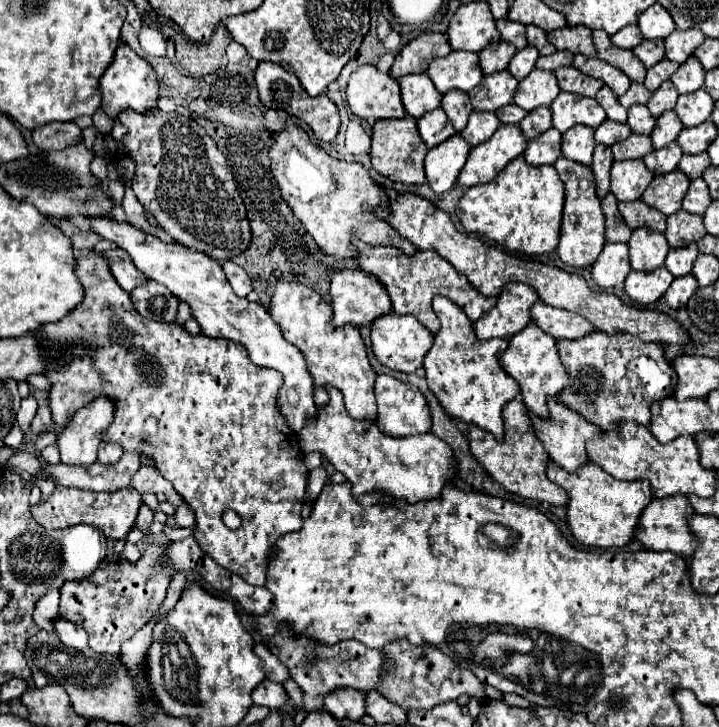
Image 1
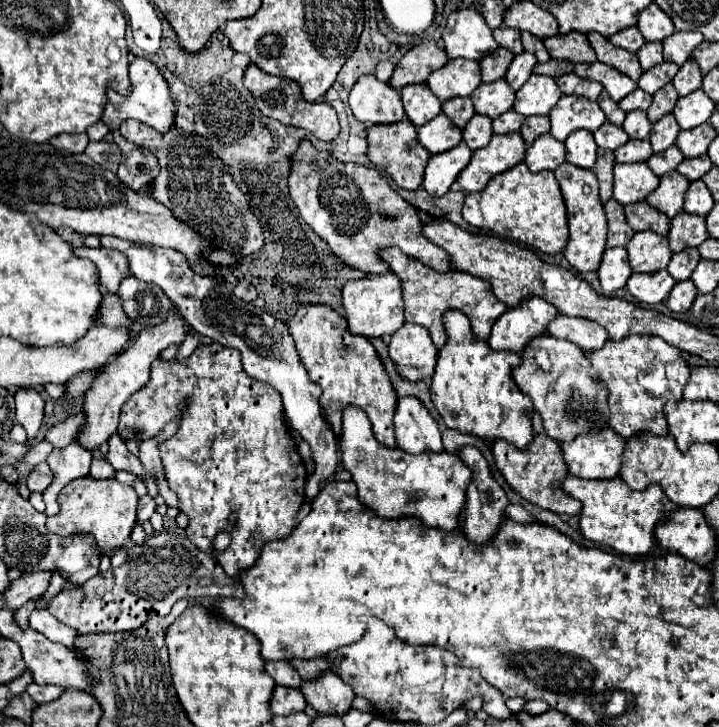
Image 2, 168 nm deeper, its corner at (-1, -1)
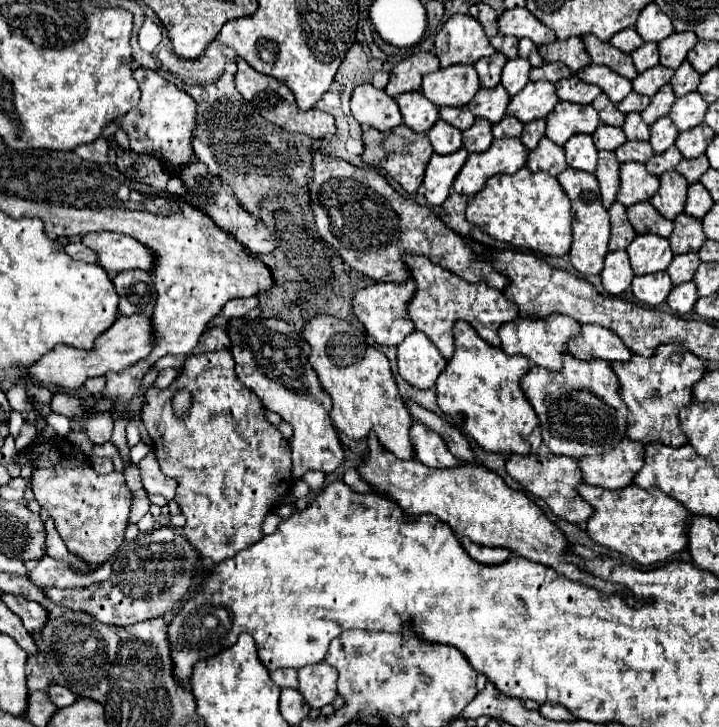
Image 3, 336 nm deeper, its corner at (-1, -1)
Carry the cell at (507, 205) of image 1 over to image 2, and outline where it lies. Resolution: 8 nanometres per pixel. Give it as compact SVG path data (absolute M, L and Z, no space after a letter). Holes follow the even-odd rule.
M524 163L492 177L484 191L468 193L462 215L472 227L488 229L502 239L524 243L548 255L560 253L568 241L566 207L554 173L532 173Z

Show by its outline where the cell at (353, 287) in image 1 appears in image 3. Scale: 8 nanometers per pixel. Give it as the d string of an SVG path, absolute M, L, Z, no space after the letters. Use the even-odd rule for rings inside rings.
M408 279L404 283L374 283L360 289L354 295L354 301L352 301L354 315L378 345L400 345L404 337L414 331L414 323L406 313L406 303L412 299L414 291L416 291L416 283Z

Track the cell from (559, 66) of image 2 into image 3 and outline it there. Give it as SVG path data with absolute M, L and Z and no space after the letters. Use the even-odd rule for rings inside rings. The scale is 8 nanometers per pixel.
M546 63L542 67L534 67L530 71L530 81L540 81L540 79L546 79L550 83L556 83L560 79L568 79L572 75L572 71L566 67L566 65L560 65L560 63Z

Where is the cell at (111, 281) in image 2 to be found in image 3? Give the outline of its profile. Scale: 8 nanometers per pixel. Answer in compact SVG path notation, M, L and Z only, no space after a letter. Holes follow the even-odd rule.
M68 243L66 247L64 247L64 251L72 257L72 259L76 259L76 261L86 261L86 263L98 263L96 261L96 253L92 253L92 249L88 249L84 243Z

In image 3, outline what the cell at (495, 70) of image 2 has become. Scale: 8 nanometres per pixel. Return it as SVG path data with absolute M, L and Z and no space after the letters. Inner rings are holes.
M494 53L492 57L480 59L480 61L474 65L476 71L478 71L478 77L480 77L480 85L482 85L482 87L494 87L494 85L498 85L506 61L508 61L508 59L506 59L502 53Z

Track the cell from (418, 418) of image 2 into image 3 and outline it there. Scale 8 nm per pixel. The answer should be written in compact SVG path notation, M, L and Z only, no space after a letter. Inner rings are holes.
M412 417L412 425L410 425L410 439L412 439L416 459L426 463L428 467L460 465L460 461L448 451L444 439L414 417Z

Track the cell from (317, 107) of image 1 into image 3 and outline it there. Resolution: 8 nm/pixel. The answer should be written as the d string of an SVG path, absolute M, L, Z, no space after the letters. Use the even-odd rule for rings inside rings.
M236 59L238 65L238 73L236 73L236 89L242 93L242 97L246 101L250 101L254 107L260 109L260 115L266 121L272 121L276 125L280 125L284 131L292 131L292 133L304 133L312 139L324 139L324 137L332 137L336 133L336 121L330 113L324 113L320 109L310 109L310 111L300 111L296 101L294 101L294 93L280 81L276 81L274 77L256 73L256 69L252 69L244 59Z

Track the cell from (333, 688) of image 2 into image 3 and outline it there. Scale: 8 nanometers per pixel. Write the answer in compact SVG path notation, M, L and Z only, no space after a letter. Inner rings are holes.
M326 661L300 669L298 679L302 683L302 689L298 687L298 691L302 691L306 703L312 709L322 709L324 705L330 705L338 697L336 687L338 673Z

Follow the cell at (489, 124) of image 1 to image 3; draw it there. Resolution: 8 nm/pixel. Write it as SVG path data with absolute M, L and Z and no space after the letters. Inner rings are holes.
M476 119L474 125L466 131L462 131L462 141L464 141L464 149L468 153L478 153L478 151L486 151L492 143L492 125L484 119Z

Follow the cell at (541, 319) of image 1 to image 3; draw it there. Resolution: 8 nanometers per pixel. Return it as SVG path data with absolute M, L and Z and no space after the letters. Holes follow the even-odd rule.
M580 325L580 337L568 341L568 351L580 359L600 357L606 361L628 361L632 355L616 333L600 325Z

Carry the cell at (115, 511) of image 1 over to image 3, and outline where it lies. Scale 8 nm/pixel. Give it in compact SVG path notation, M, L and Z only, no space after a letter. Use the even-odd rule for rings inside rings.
M56 437L50 441L40 441L32 451L24 451L16 457L18 465L32 465L34 467L34 495L40 507L54 519L56 531L60 533L62 541L66 543L68 551L90 561L92 565L104 563L108 557L114 555L114 551L124 541L124 531L130 519L130 507L132 507L132 491L126 485L126 479L122 473L112 471L110 475L98 475L90 463L88 457L82 455L68 439Z

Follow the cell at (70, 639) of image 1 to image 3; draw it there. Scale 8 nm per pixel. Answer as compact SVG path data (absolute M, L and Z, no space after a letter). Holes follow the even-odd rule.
M2 593L2 601L8 605L10 611L14 611L22 619L24 627L30 633L40 631L48 621L48 611L40 607L36 601L26 601L24 597L10 595L10 593Z

